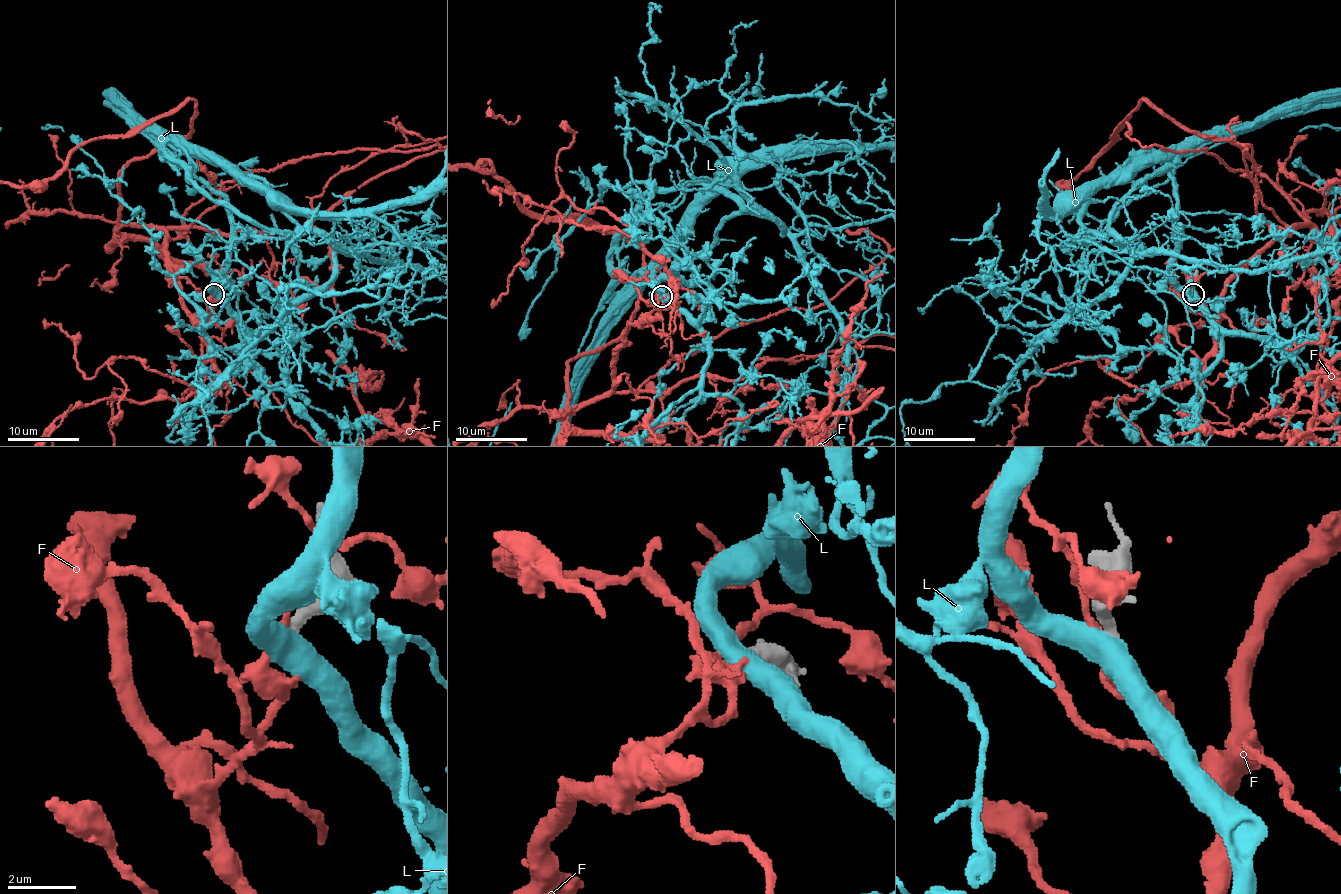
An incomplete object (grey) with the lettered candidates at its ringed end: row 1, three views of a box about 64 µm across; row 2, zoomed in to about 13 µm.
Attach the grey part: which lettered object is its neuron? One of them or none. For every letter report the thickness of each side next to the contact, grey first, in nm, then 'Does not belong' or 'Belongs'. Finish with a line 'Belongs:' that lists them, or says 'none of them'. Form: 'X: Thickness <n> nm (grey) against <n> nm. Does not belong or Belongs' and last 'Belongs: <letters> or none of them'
F: Thickness 320 nm (grey) against 280 nm. Does not belong
L: Thickness 400 nm (grey) against 550 nm. Does not belong
Belongs: none of them

